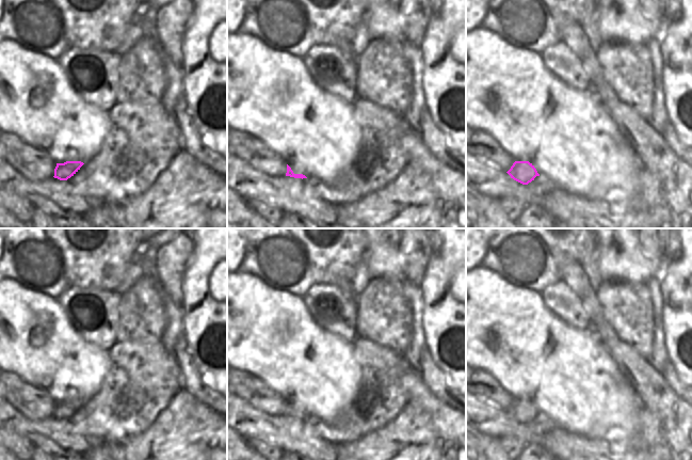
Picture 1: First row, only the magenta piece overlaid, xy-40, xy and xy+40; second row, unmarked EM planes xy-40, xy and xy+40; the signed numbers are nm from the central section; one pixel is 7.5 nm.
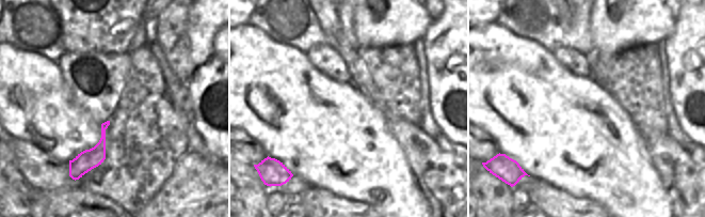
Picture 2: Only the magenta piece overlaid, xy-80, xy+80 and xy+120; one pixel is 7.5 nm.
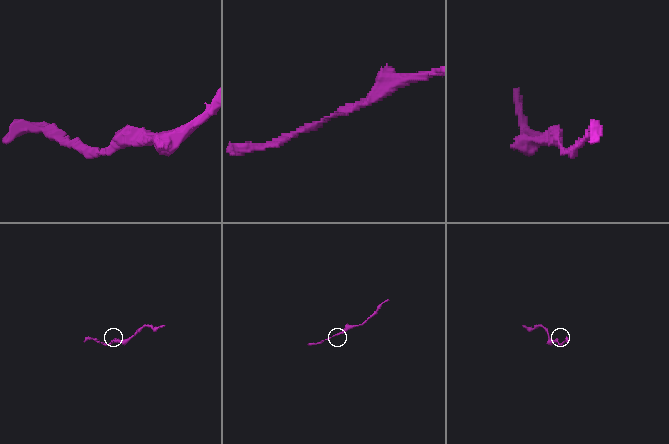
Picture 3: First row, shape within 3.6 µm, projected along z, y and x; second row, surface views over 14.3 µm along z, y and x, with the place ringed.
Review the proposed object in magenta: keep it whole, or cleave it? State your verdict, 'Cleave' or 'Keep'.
Keep.

